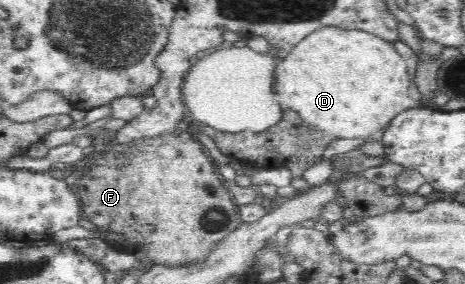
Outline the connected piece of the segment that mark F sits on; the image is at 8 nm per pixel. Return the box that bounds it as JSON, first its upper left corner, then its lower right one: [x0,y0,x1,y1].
[73,132,243,265]

